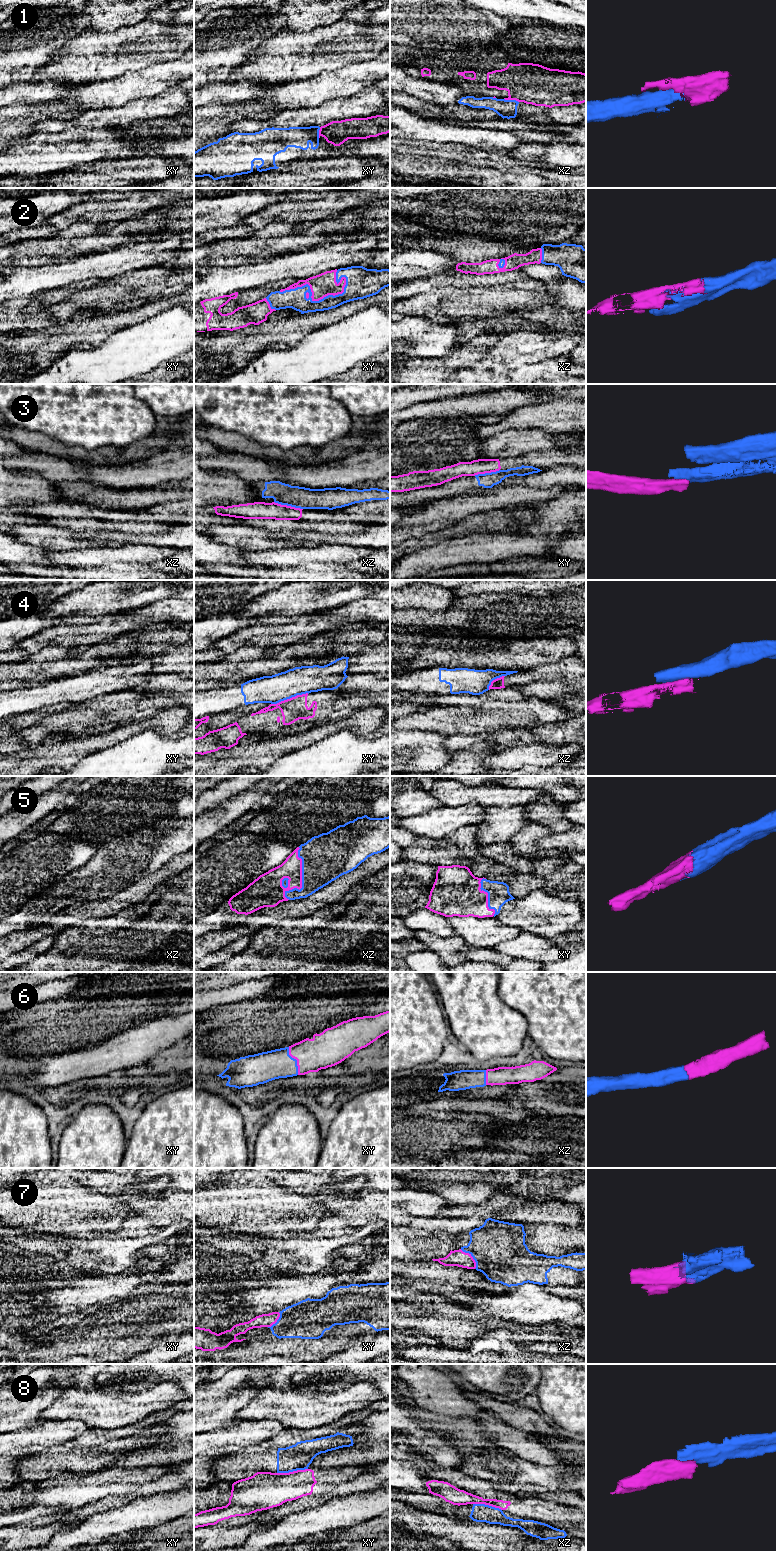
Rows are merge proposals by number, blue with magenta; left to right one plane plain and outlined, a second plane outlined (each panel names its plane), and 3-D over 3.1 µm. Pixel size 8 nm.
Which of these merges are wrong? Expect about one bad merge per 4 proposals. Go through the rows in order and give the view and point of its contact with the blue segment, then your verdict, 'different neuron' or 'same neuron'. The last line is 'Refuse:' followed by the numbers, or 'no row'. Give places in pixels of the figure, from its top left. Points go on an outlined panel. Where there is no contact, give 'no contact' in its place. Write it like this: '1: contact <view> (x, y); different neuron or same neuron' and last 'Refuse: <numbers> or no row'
1: contact xz (511, 100); different neuron
2: contact xy (311, 299); same neuron
3: contact xz (288, 505); different neuron
4: contact xy (289, 698); different neuron
5: contact xz (302, 879); same neuron
6: contact xy (296, 1060); same neuron
7: contact xz (472, 1256); same neuron
8: contact xy (292, 1471); different neuron
Refuse: 1, 3, 4, 8

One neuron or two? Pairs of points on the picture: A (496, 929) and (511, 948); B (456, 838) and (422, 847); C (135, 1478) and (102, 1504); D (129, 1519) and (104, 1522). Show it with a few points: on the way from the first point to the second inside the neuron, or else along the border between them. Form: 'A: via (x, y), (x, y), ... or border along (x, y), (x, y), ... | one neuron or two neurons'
A: border along (522, 931), (511, 939), (499, 942), (494, 947) | two neurons
B: border along (444, 837), (453, 842), (459, 853), (465, 857) | two neurons
C: border along (161, 1475), (139, 1485) | two neurons
D: via (123, 1520), (110, 1522) | one neuron

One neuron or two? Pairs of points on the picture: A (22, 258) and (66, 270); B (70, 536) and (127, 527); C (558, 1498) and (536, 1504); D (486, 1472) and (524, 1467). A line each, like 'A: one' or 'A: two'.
A: two
B: two
C: two
D: one

